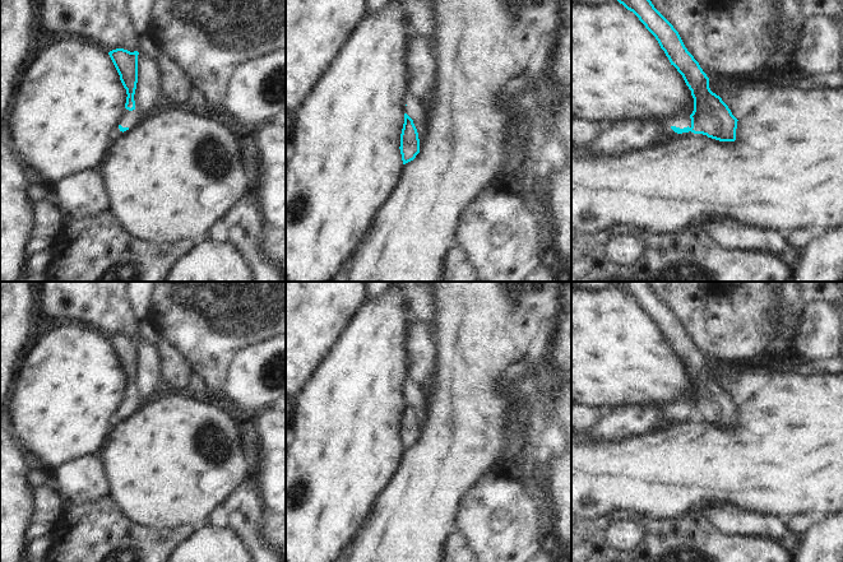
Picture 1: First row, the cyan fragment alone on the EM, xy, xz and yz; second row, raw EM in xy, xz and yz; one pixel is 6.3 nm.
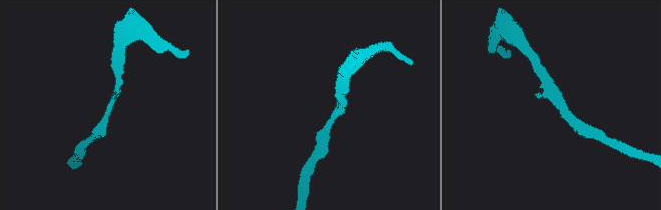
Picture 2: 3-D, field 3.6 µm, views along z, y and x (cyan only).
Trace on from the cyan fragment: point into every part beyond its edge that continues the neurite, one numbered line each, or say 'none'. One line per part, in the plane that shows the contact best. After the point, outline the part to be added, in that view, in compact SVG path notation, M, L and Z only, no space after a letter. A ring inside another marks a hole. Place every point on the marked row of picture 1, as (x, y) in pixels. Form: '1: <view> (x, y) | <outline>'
none

